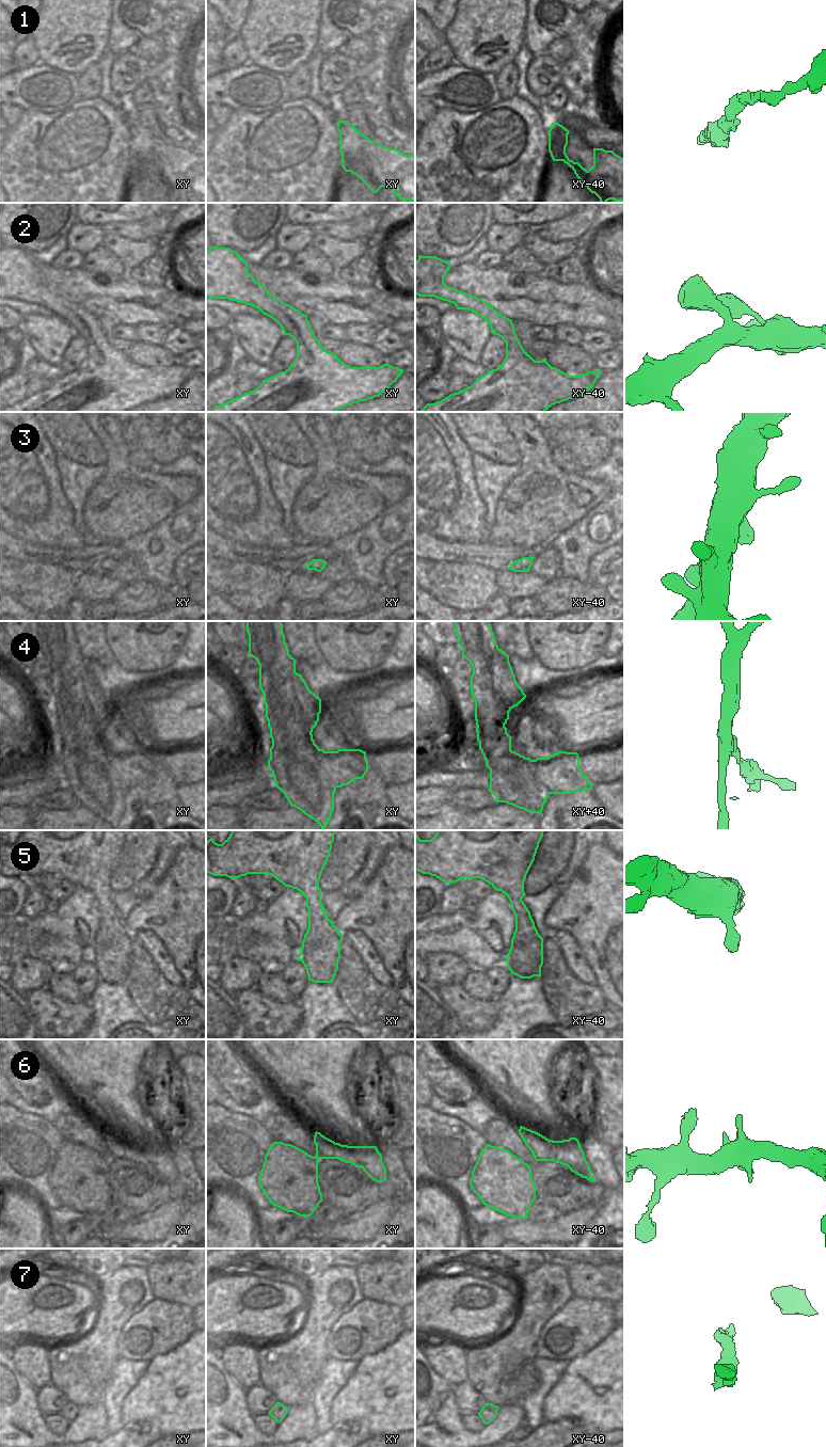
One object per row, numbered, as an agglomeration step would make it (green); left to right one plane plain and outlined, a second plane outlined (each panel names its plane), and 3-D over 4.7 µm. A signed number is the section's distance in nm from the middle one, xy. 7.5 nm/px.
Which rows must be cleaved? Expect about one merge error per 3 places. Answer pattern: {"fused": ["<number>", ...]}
{"fused": ["4"]}

